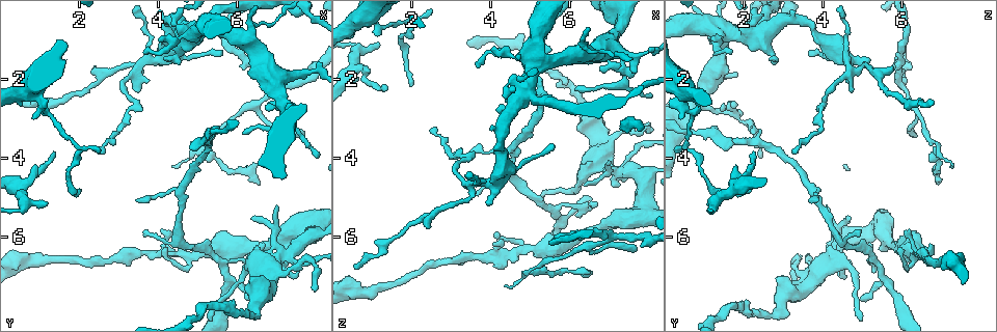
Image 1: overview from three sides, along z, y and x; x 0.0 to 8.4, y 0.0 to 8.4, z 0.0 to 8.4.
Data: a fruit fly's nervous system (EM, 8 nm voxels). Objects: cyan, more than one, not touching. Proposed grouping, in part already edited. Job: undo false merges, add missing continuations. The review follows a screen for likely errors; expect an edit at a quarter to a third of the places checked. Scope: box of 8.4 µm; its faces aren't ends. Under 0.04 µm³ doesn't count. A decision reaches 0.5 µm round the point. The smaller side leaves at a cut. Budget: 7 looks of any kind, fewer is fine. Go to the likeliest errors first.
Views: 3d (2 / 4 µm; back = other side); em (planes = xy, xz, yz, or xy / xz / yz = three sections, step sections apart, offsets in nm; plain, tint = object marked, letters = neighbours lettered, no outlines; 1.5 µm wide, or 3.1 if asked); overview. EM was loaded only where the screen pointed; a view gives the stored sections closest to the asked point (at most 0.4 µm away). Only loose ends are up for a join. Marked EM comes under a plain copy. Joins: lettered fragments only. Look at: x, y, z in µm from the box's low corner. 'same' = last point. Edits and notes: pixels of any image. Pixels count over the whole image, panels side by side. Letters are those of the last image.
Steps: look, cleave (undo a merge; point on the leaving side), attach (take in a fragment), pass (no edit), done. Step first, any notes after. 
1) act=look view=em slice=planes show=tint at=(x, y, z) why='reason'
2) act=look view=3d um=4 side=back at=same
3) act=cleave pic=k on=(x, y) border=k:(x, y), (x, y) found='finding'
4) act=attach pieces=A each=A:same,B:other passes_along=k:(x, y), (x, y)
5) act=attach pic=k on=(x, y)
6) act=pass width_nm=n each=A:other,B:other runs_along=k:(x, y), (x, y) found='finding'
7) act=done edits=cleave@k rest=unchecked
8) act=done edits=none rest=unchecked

act=look view=em slice=xz step=8 show=tint at=(1.15, 5.15, 1.10) why='free end'

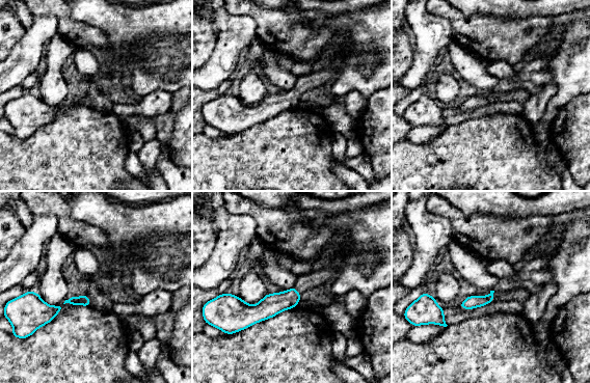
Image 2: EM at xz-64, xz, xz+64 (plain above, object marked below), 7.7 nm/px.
act=look view=em slice=planes show=letters at=same why='another direction'

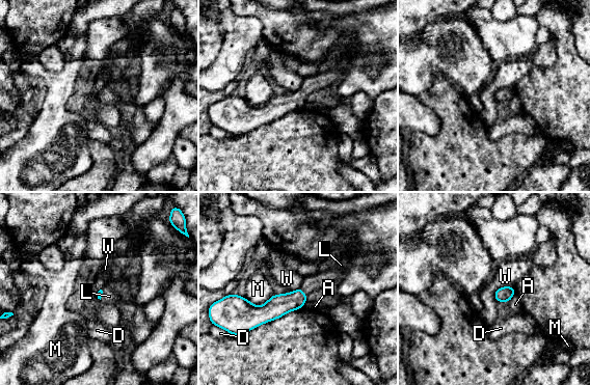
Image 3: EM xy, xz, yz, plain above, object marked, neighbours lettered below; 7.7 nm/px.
act=attach pieces=L each=A:other,D:other,L:same,M:other,W:other passes_along=3:(277, 305), (302, 292), (321, 279) found='it goes on there'

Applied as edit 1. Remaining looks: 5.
act=look view=3d um=2 at=(6.60, 7.55, 5.00) why='tapers out'

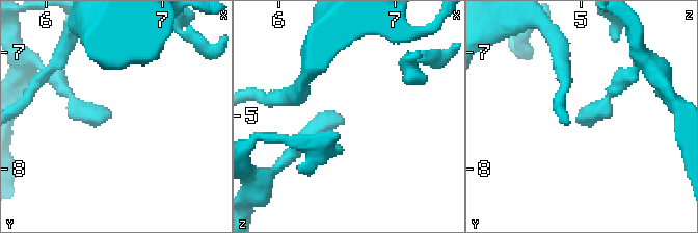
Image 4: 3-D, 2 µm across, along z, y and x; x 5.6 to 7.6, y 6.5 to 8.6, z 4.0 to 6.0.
act=look view=em slice=yz step=4 show=tint at=(6.54, 7.54, 5.00) why='now the EM'

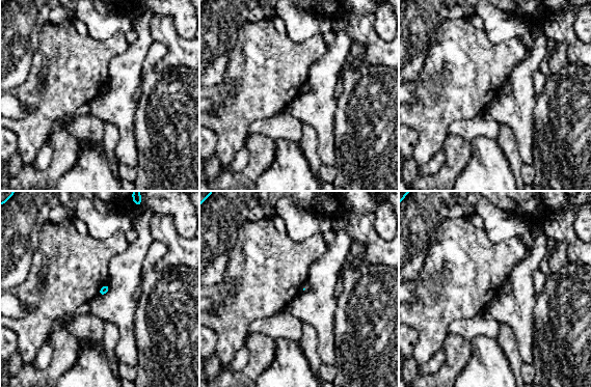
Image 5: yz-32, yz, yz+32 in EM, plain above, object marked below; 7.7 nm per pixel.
act=look view=em slice=planes show=letters at=same why='another direction'

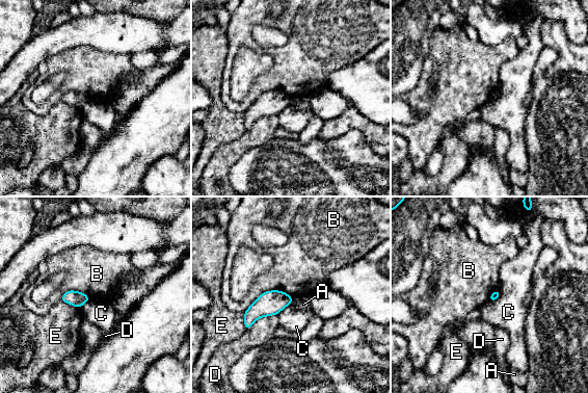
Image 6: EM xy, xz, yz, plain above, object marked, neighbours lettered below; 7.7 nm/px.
act=pass longest_contact=B:400nm each=A:other,B:other,C:other,D:other,E:other found='none of them fits'

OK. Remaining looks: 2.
act=look view=3d um=2 at=(2.45, 1.75, 5.85) why='an open end'

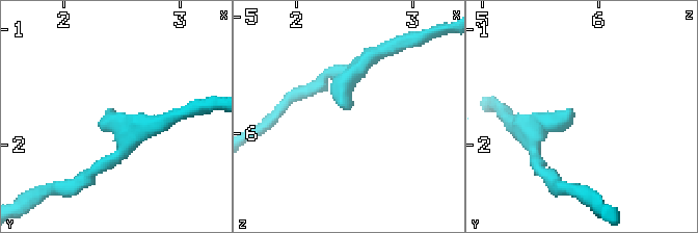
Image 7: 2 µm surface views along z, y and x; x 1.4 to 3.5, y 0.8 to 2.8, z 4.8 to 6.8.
act=look view=em slice=planes show=letters at=(2.42, 1.70, 5.78)

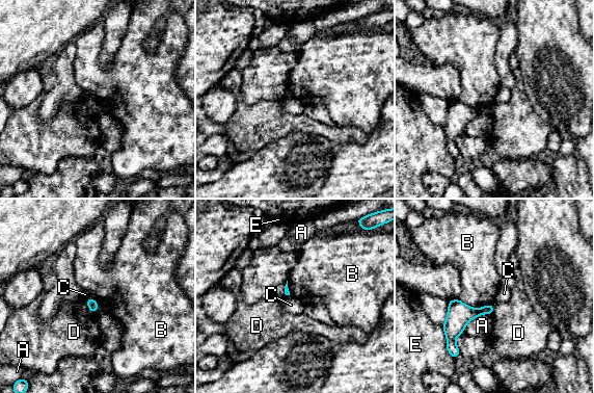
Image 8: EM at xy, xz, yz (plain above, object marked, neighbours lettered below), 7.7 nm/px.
act=pass each=A:other,B:other,C:other,D:other,E:other border=8:(86, 298), (96, 300) found='none of them fits'

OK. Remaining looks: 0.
act=done edits=attach@3 rest=unchecked

